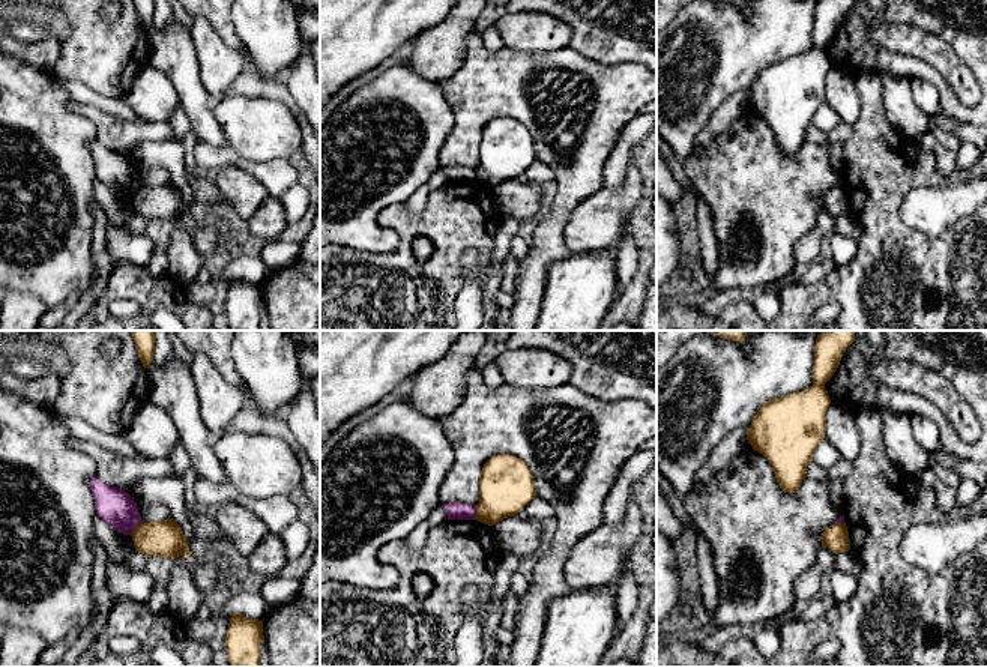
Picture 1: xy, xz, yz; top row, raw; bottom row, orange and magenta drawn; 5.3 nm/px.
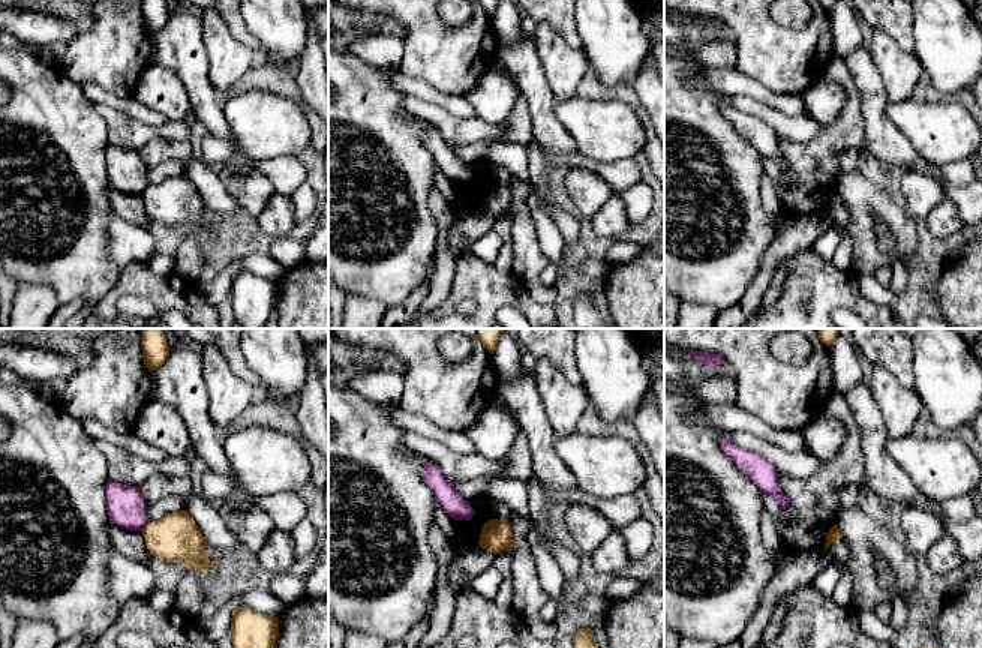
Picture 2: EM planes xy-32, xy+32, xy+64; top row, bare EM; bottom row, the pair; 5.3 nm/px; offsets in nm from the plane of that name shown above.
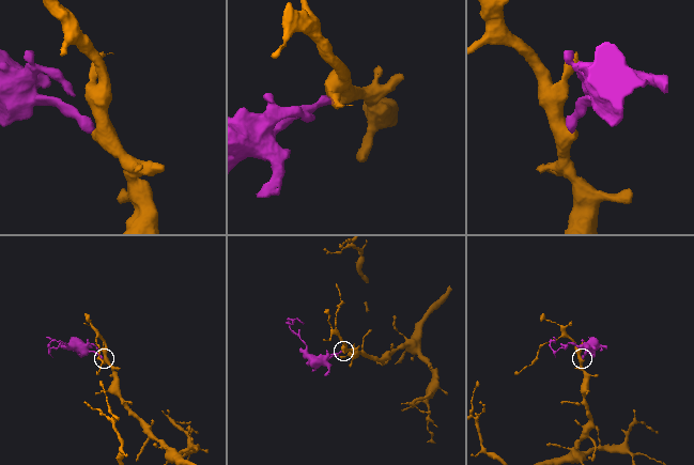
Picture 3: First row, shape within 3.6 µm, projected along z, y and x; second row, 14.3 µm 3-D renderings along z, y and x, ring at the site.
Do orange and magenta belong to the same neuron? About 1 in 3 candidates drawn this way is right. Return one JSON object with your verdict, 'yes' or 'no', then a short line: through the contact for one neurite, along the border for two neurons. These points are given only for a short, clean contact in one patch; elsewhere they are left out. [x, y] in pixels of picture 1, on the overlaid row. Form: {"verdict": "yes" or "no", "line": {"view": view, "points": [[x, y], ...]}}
{"verdict": "no", "line": {"view": "xz", "points": [[473, 505], [475, 519]]}}

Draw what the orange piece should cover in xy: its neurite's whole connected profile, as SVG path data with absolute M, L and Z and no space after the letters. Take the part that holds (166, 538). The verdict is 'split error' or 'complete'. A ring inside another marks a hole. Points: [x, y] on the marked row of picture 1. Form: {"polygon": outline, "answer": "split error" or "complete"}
{"polygon": "M173 518L150 523L141 521L131 536L135 551L147 557L158 556L174 560L183 556L186 560L191 560L183 530Z", "answer": "complete"}

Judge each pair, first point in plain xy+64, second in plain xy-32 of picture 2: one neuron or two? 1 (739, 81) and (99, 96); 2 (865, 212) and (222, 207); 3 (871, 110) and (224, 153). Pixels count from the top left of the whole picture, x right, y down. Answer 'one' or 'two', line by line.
1: one
2: two
3: two

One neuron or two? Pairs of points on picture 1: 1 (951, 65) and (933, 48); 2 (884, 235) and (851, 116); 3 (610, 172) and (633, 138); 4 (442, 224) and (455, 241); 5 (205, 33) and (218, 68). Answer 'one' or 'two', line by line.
1: one
2: two
3: one
4: one
5: one

